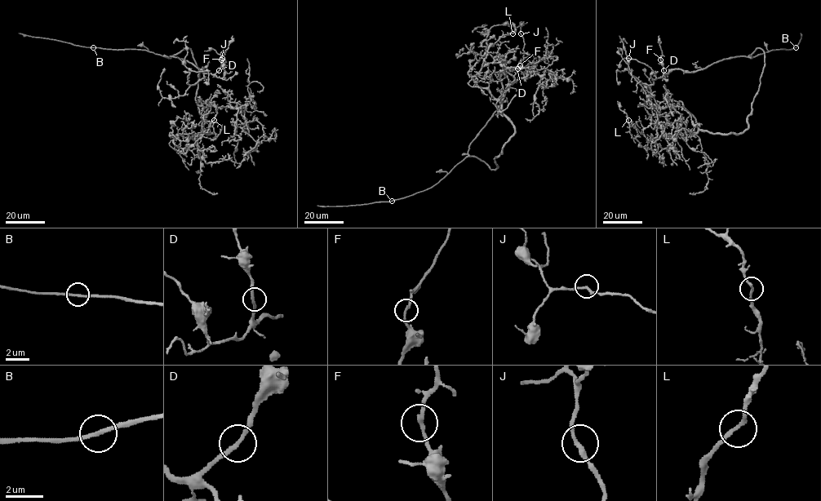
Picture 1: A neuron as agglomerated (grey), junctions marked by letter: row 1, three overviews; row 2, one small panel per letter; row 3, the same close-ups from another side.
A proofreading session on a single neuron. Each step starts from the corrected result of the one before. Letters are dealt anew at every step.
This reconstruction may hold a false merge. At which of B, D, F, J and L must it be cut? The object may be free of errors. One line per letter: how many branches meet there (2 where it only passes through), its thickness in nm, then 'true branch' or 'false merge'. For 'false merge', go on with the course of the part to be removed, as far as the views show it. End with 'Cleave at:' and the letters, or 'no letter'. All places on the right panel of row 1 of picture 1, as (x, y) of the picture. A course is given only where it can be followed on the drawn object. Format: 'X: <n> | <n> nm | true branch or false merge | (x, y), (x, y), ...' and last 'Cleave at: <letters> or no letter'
B: 2 | 200 nm | true branch
D: 2 | 200 nm | true branch
F: 2 | 190 nm | true branch
J: 2 | 240 nm | true branch
L: 2 | 200 nm | true branch
Cleave at: no letter

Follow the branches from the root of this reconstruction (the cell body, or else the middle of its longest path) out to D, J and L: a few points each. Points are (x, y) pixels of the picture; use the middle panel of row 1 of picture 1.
D: (495, 162), (498, 167), (491, 170), (468, 155), (468, 146), (500, 105), (500, 77), (517, 68)
J: (495, 162), (498, 167), (491, 170), (468, 155), (468, 146), (500, 105), (500, 77), (522, 59), (521, 33)
L: (495, 162), (514, 126), (500, 103), (472, 77), (480, 69), (488, 48), (512, 33)

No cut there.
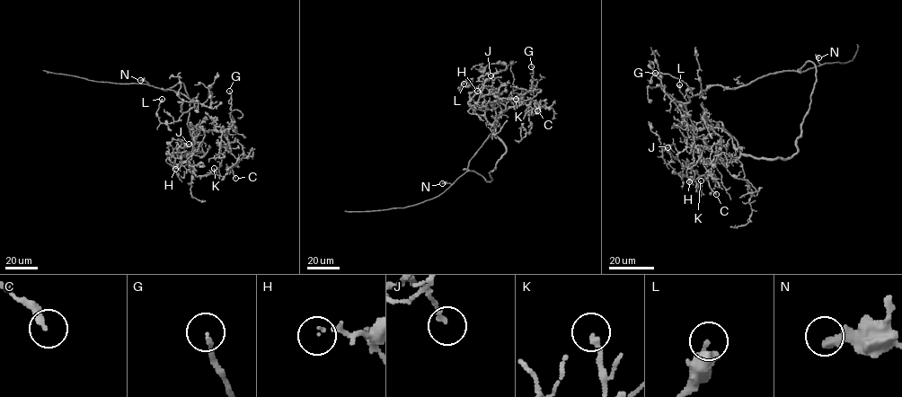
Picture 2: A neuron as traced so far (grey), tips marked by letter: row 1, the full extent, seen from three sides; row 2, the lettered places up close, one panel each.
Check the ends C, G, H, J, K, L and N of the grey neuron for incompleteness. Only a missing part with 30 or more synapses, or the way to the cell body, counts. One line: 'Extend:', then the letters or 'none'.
Extend: none

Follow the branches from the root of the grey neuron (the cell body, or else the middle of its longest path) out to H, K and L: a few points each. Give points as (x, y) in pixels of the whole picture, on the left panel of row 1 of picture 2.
H: (188, 118), (194, 150), (204, 153), (192, 150), (184, 154), (172, 154), (169, 159), (177, 165), (175, 169)
K: (188, 118), (194, 150), (204, 153), (172, 154), (169, 159), (187, 162), (196, 176), (214, 168)
L: (188, 118), (182, 83), (166, 90), (194, 100), (178, 120), (160, 122), (162, 99)

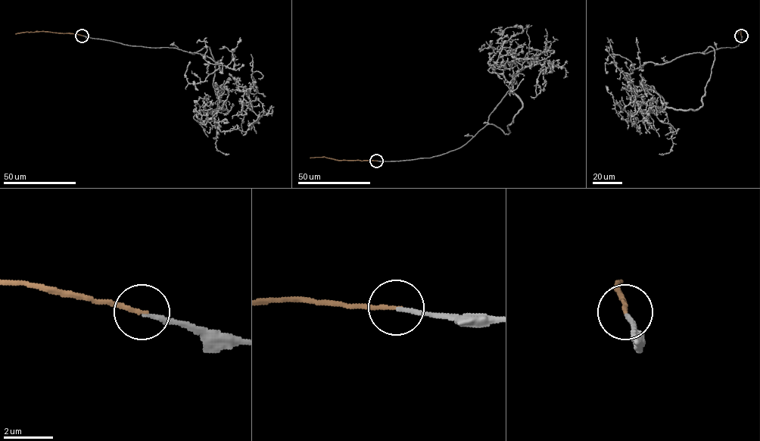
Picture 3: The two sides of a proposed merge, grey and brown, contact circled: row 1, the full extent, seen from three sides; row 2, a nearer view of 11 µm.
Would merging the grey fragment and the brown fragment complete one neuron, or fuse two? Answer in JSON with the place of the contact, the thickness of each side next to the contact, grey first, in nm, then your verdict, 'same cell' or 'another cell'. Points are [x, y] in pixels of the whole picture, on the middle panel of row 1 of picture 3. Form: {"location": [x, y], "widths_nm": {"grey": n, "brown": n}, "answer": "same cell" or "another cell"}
{"location": [376, 161], "widths_nm": {"grey": 160, "brown": 160}, "answer": "same cell"}

